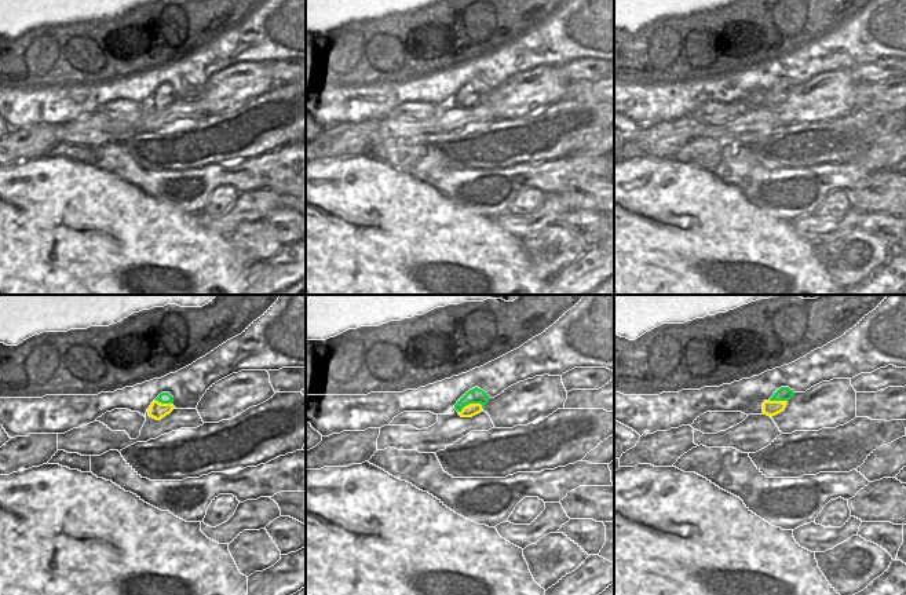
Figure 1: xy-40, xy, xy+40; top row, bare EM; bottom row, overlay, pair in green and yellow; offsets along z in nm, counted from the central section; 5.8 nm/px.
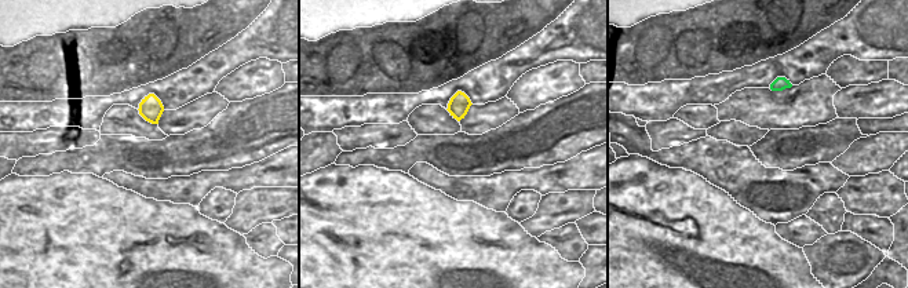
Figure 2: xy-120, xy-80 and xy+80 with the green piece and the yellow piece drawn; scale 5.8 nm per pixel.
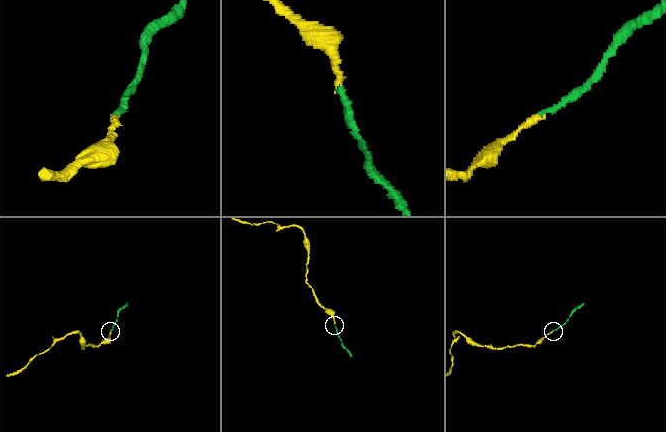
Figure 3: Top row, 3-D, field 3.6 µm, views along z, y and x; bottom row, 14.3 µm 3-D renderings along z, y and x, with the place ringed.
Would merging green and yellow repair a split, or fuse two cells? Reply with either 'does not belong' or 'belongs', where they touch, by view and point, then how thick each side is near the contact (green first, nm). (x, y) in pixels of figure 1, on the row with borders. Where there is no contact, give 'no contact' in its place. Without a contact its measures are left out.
belongs | xy (470, 402) | 90/70 nm

